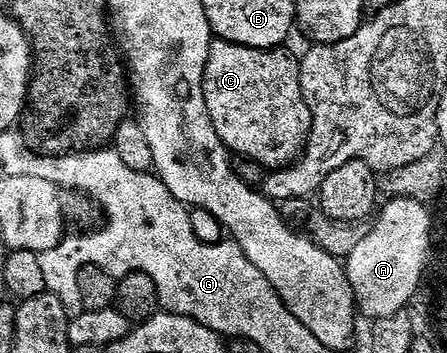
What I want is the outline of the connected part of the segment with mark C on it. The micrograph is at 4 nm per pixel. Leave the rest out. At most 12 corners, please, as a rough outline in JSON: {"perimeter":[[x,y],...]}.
{"perimeter":[[215,39],[205,107],[232,154],[271,171],[311,134],[299,61]]}

